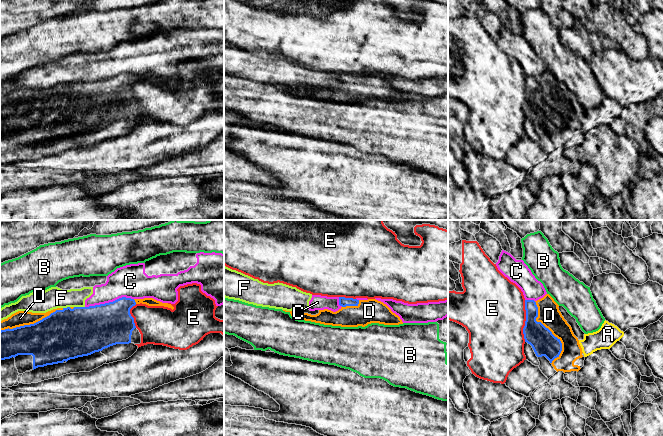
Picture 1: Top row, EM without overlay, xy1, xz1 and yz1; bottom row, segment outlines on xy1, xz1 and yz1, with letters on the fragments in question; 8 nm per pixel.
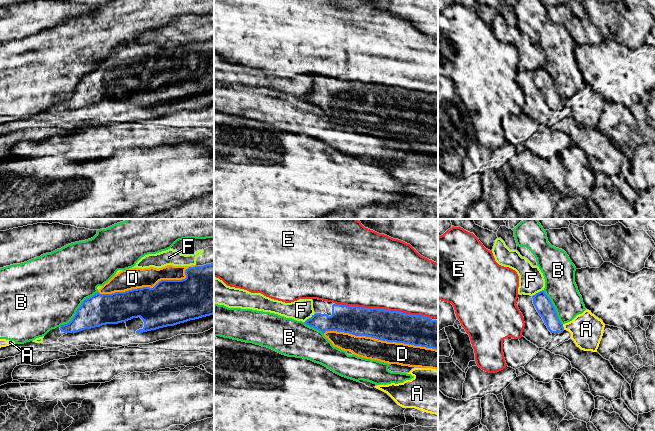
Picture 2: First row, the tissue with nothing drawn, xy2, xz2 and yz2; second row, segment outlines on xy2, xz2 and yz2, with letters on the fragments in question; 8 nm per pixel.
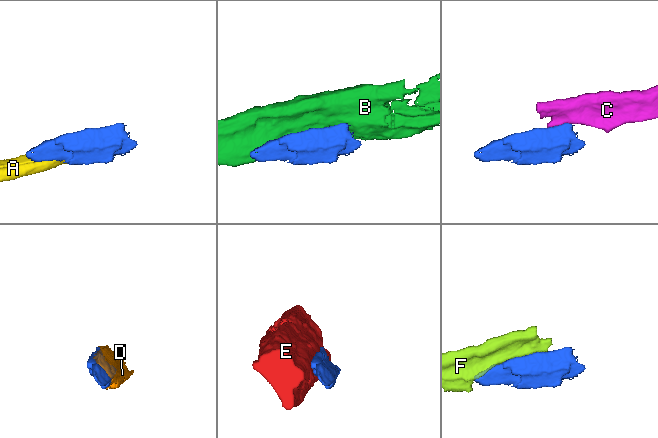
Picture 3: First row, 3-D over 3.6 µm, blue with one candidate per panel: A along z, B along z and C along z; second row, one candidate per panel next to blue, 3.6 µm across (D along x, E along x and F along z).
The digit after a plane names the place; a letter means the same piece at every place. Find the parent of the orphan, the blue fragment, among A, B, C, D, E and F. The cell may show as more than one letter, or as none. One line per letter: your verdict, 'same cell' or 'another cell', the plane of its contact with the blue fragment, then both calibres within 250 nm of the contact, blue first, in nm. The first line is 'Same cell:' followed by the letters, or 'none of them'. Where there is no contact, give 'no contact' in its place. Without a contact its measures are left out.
Same cell: D
A: another cell; contact in yz2; calibres 140 and 260 nm
B: another cell; contact in xy2; calibres 260 and 500 nm
C: another cell; contact in xy1; calibres 360 and 260 nm
D: same cell; contact in xz2; calibres 260 and 180 nm
E: another cell; contact in xz2; calibres 260 and 500 nm
F: another cell; contact in xz2; calibres 170 and 170 nm

